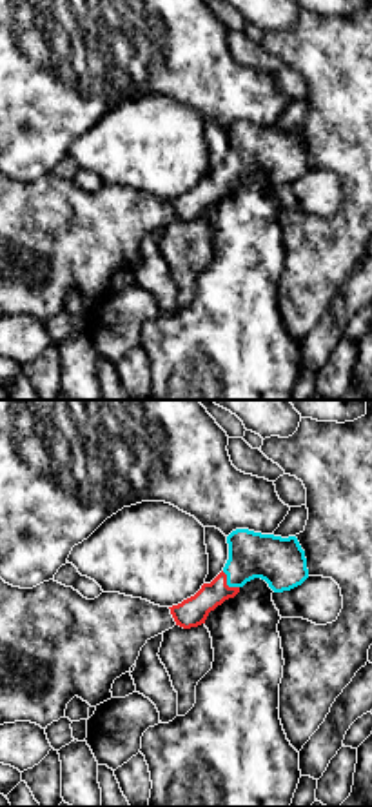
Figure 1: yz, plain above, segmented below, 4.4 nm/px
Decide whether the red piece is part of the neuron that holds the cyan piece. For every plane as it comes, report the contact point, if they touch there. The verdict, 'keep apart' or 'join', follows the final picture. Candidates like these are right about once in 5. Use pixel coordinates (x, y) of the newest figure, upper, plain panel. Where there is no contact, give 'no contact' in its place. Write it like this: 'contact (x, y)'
contact (227, 177)

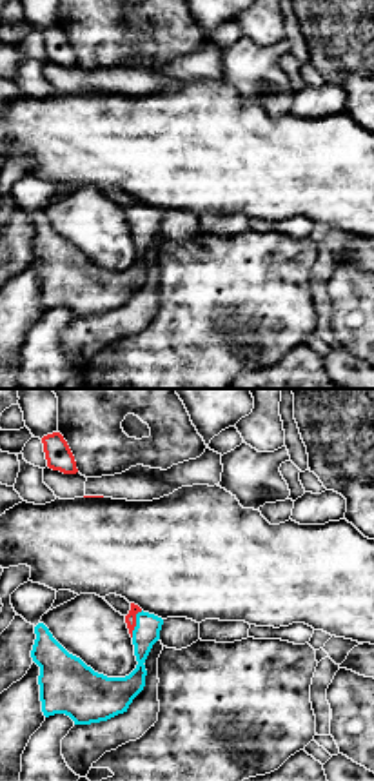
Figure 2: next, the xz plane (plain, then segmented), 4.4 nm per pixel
contact (137, 217)

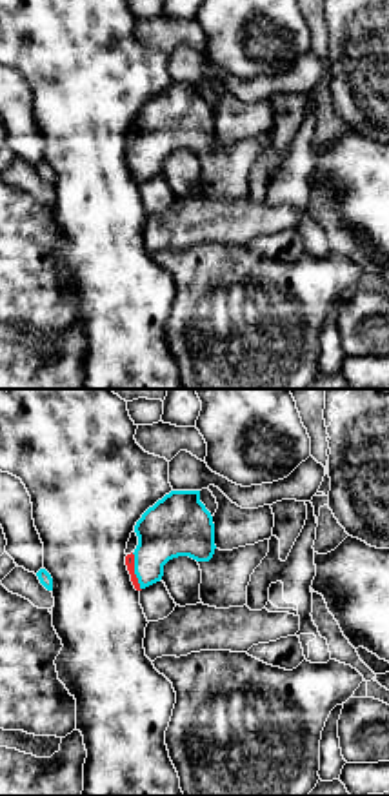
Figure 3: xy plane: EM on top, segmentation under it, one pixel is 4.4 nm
contact (135, 164)

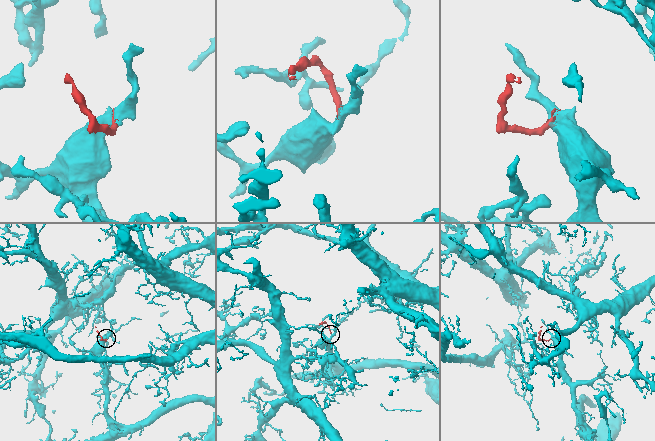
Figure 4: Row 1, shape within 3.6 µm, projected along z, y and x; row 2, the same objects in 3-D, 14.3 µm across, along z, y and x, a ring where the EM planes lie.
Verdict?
join

